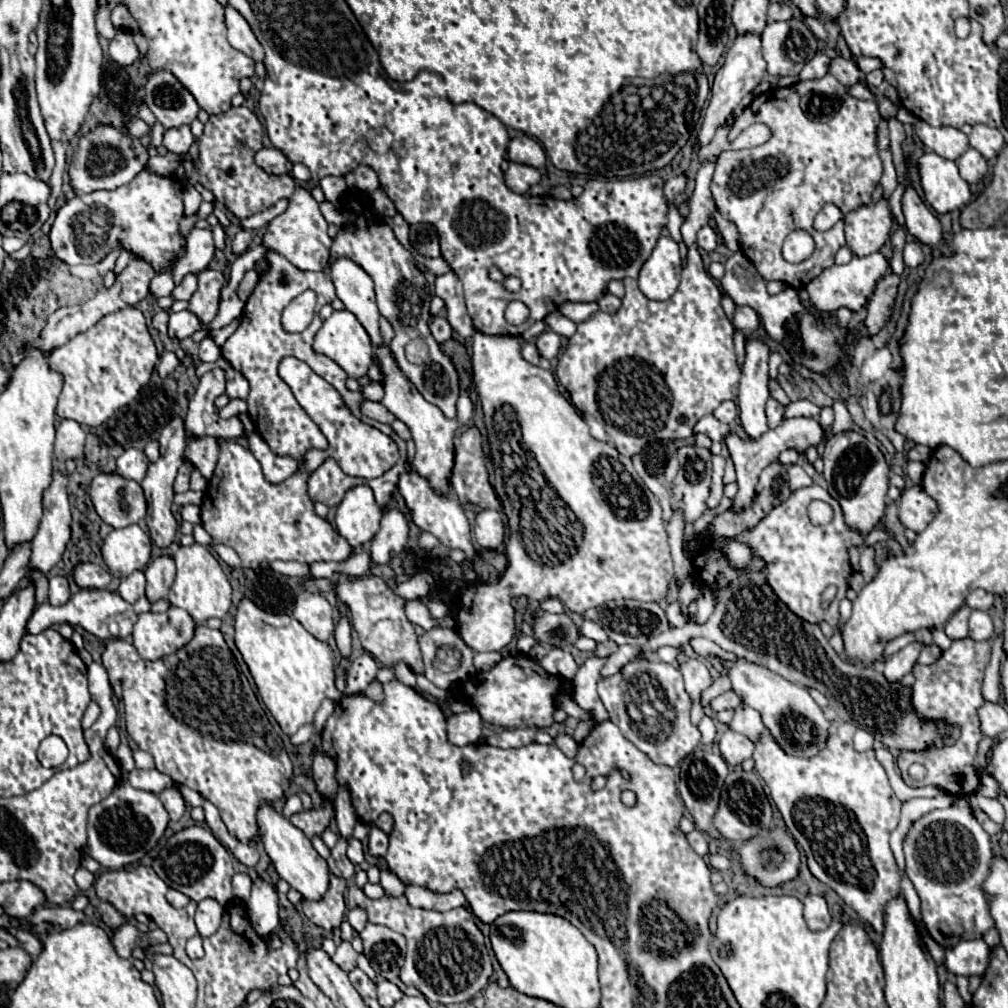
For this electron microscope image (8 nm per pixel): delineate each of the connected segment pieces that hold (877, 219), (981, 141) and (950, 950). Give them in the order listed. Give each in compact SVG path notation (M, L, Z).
M881 197L875 203L861 205L859 209L847 213L845 221L845 237L849 249L863 257L879 251L889 239L893 225L893 211L889 207L889 199Z
M977 123L977 125L973 125L973 131L969 133L969 143L985 159L993 159L993 157L997 157L997 153L1001 151L1005 141L1003 141L1003 135L997 129L983 125L983 123Z
M983 939L961 941L945 949L945 967L953 975L983 975L989 963L989 945Z

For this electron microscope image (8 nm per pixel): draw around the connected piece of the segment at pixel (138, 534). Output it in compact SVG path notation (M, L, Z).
M139 527L113 529L101 545L101 555L113 577L127 577L137 569L145 569L151 559L151 537Z

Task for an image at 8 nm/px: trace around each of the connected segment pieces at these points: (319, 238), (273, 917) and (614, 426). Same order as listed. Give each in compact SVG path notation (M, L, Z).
M297 187L289 197L287 211L267 225L263 247L265 251L277 251L301 271L325 271L329 267L329 249L333 245L333 239L327 235L327 227L329 225L319 211L319 203L313 199L309 189Z
M255 879L247 909L249 909L251 925L257 935L267 937L279 927L279 903L273 885Z
M707 161L697 171L697 183L691 197L691 213L681 225L683 241L687 243L687 263L681 271L681 283L675 295L667 301L649 301L639 289L635 279L625 281L623 305L617 313L597 311L583 323L577 323L577 331L569 337L565 353L559 355L557 379L569 391L571 403L577 407L585 423L591 427L591 435L617 449L625 457L641 453L641 449L657 439L687 439L693 437L695 423L711 415L723 401L737 399L737 385L741 367L733 353L733 325L719 305L721 291L703 267L695 235L713 215L715 203L711 197L711 179L715 163Z

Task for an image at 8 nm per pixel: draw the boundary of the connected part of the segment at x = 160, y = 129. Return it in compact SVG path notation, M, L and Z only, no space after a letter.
M159 122L155 123L152 129L152 144L157 149L158 154L162 156L167 153L167 149L162 144L164 132L164 127Z

